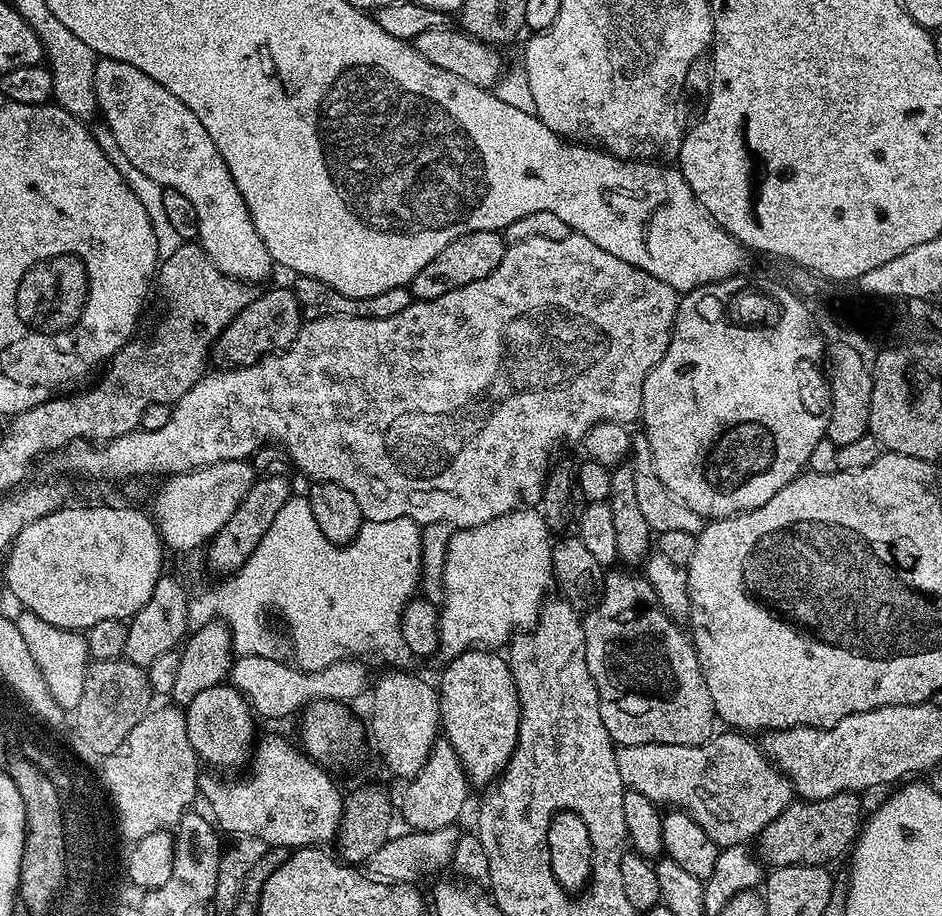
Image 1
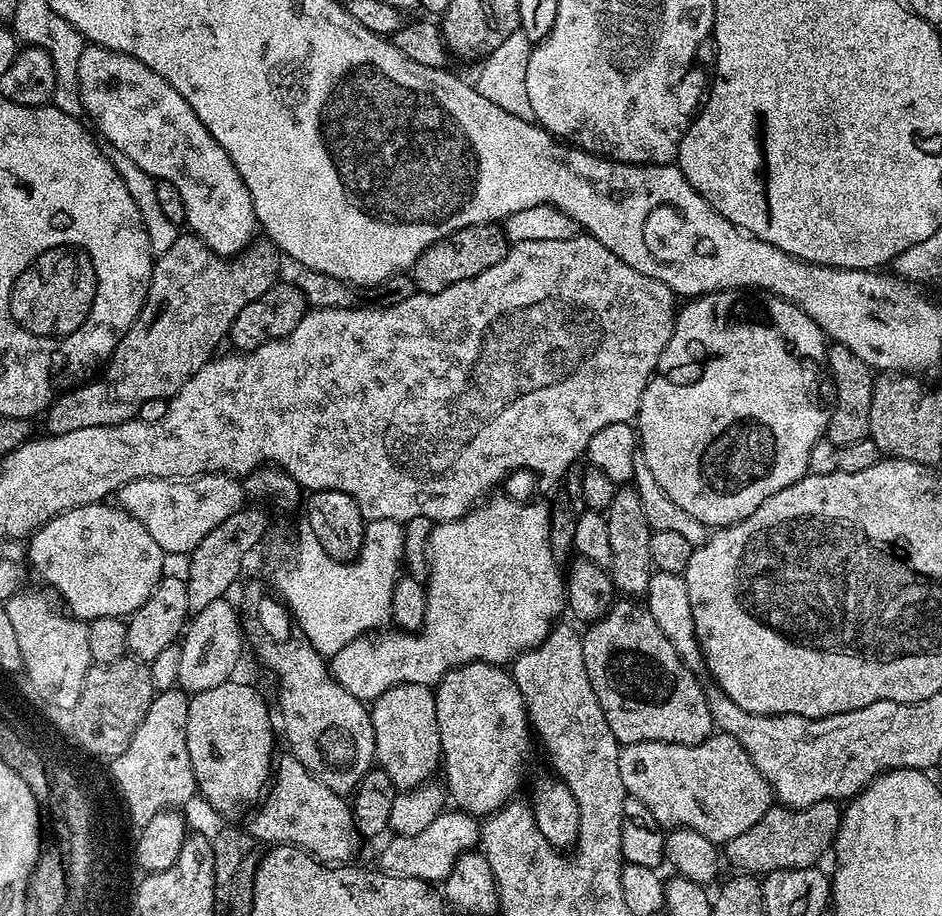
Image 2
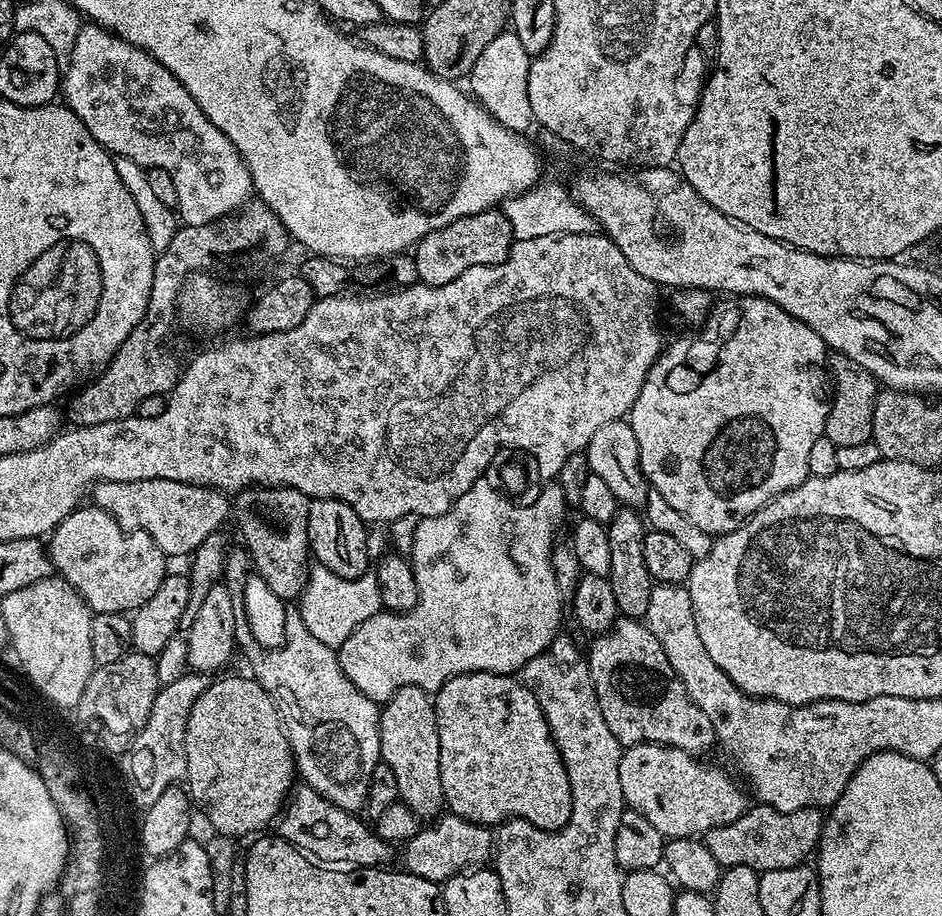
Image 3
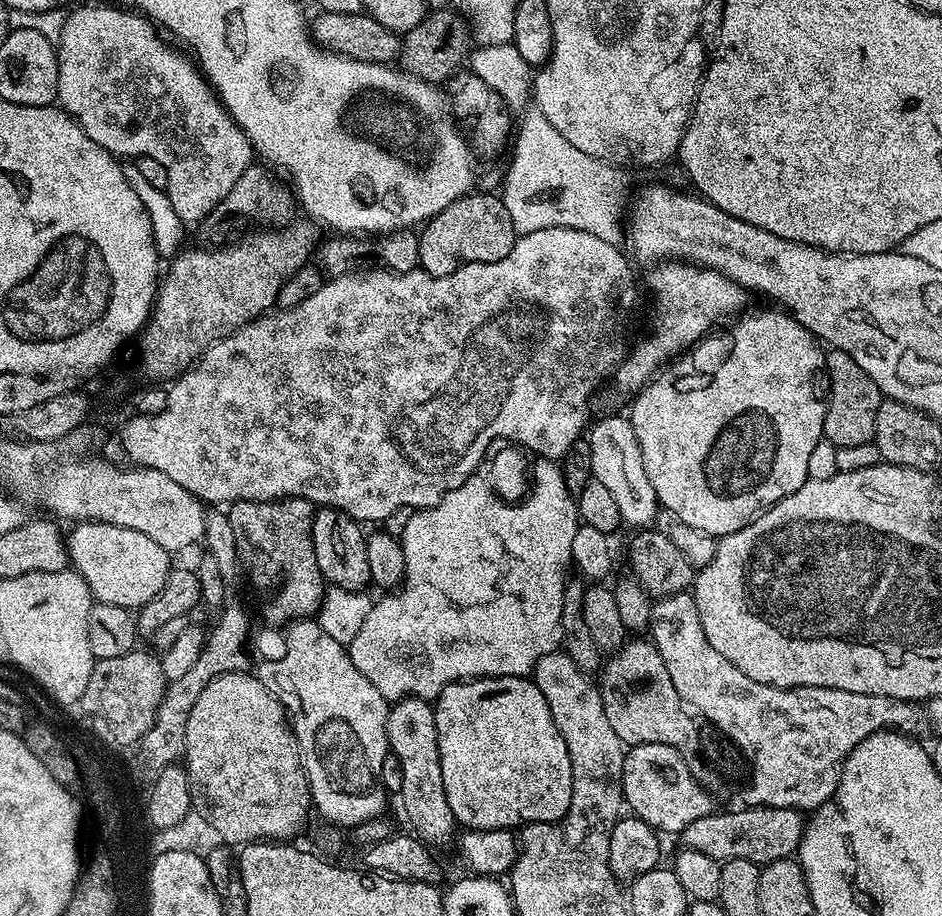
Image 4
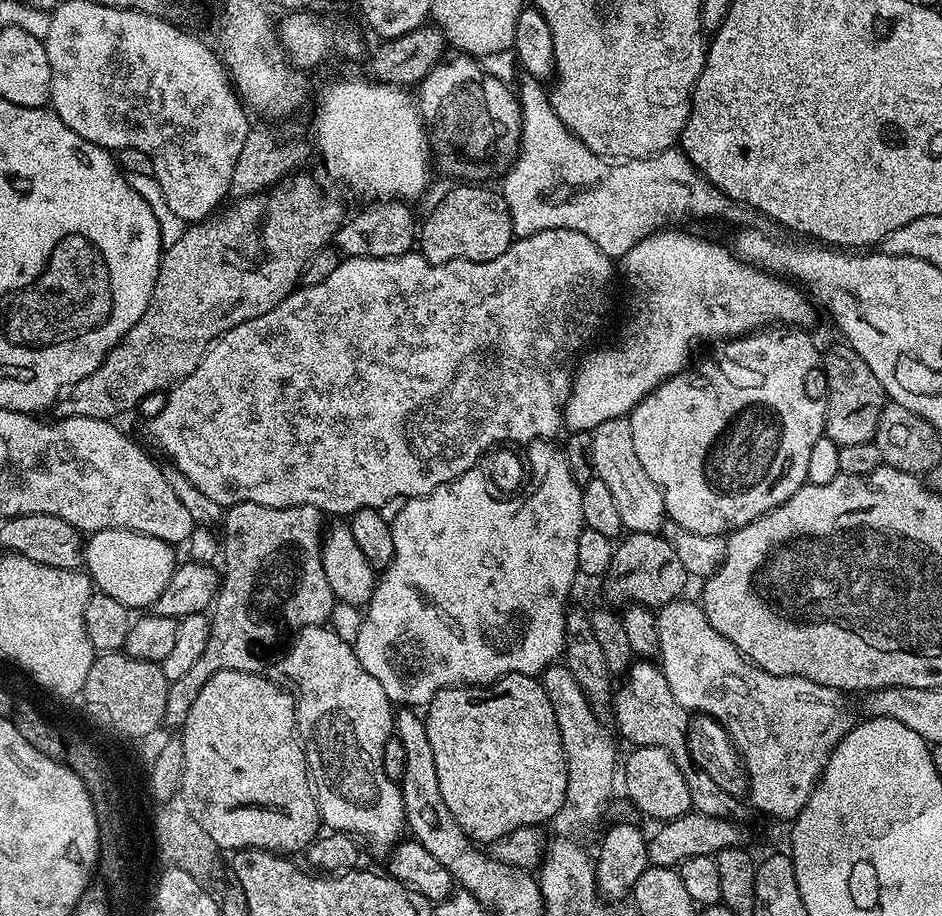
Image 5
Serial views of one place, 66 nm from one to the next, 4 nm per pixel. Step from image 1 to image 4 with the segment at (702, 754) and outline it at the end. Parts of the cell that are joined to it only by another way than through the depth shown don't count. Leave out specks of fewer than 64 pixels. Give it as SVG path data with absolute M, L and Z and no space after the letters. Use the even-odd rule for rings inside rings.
M633 744L625 751L620 791L627 811L660 834L683 833L690 822L698 822L714 810L713 793L697 779L682 754L665 744Z

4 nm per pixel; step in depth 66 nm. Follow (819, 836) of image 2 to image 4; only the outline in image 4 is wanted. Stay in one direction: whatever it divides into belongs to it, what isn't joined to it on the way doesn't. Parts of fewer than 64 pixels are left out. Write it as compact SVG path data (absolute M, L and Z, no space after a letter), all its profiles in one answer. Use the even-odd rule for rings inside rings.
M743 806L737 812L713 810L706 818L690 822L682 833L683 847L699 850L718 861L746 858L761 866L775 860L787 860L800 847L806 816L794 808L758 808Z

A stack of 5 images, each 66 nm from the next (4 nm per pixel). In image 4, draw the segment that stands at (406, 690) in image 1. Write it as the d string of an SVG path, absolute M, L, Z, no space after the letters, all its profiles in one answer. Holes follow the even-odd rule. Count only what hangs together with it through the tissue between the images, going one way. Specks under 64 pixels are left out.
M405 696L403 700L397 700L389 707L386 718L386 738L388 750L391 755L398 758L402 766L402 786L398 793L400 804L404 807L404 816L413 833L423 843L429 846L444 844L457 831L458 825L454 814L450 810L450 802L446 802L446 786L442 786L442 762L438 754L438 736L434 726L435 707L429 701L419 700L416 696Z

